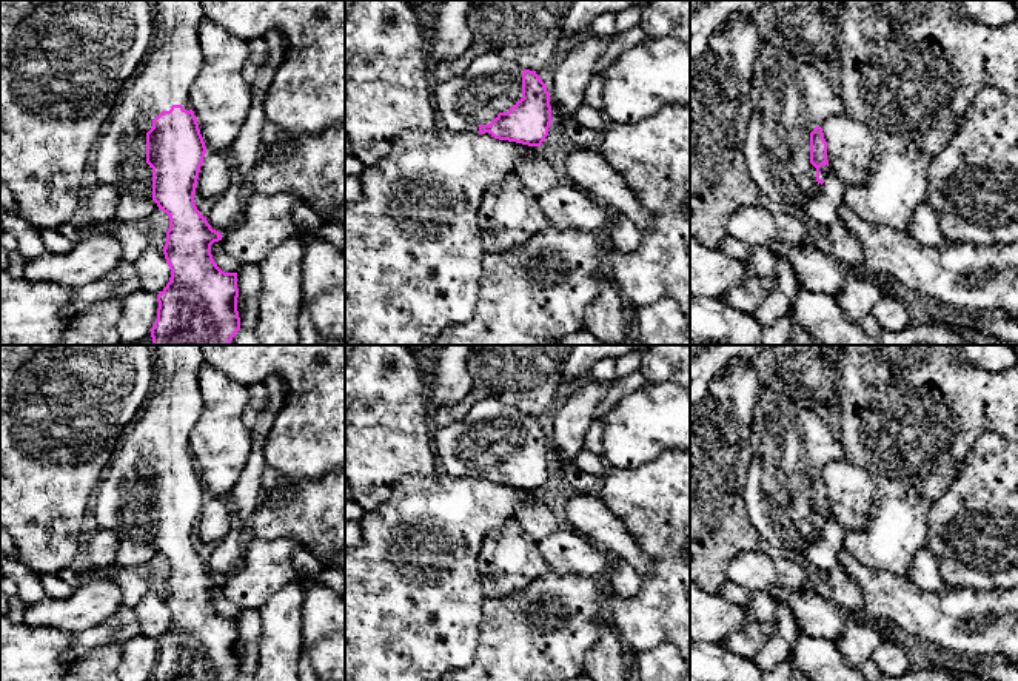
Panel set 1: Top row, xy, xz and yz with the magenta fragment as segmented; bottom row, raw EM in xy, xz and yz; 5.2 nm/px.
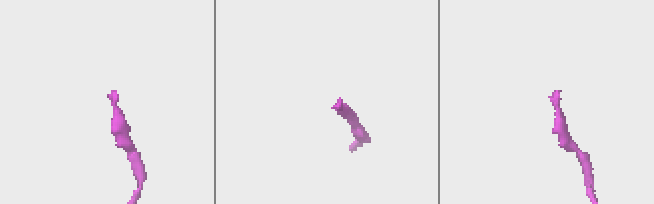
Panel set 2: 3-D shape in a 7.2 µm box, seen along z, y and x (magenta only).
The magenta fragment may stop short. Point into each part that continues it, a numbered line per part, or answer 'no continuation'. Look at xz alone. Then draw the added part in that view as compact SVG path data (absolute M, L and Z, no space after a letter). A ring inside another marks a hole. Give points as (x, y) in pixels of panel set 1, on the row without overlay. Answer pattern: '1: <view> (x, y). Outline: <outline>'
1: xz (492, 430). Outline: M496 399L479 402L464 419L433 434L439 468L457 478L477 478L522 444L522 418Z

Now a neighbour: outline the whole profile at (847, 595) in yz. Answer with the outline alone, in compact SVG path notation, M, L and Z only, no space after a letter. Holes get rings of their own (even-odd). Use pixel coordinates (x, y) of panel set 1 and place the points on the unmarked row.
M839 564L833 567L833 572L827 576L827 579L839 607L849 612L862 610L864 598L861 590Z

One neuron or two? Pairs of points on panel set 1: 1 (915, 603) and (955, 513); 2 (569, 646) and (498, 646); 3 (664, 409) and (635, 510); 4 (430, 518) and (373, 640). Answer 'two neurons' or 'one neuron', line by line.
1: two neurons
2: one neuron
3: two neurons
4: one neuron

